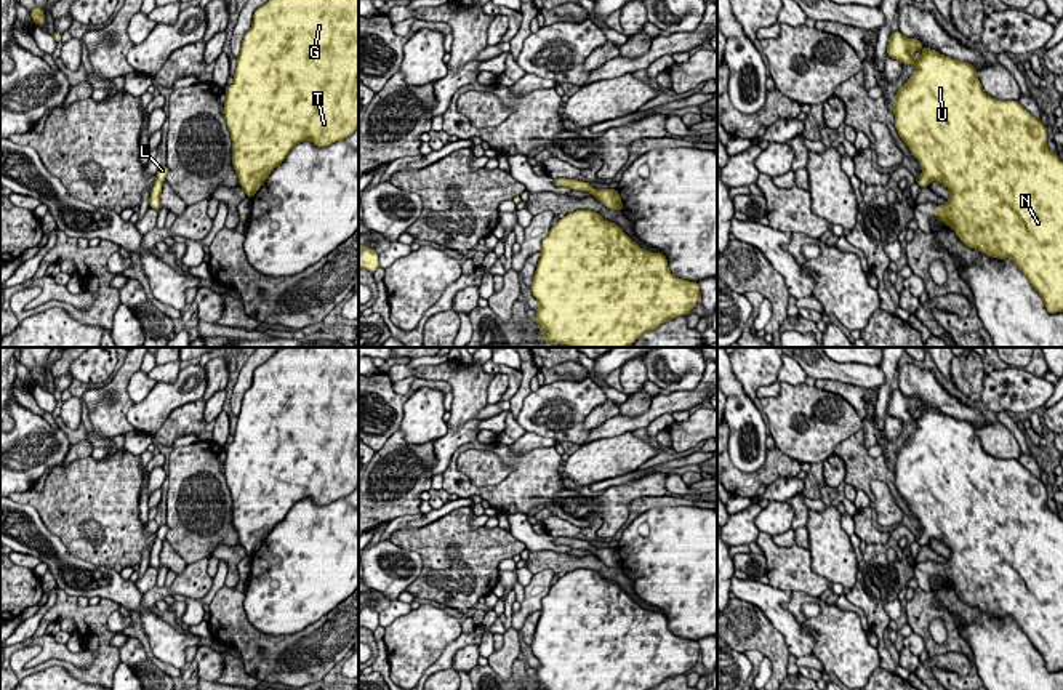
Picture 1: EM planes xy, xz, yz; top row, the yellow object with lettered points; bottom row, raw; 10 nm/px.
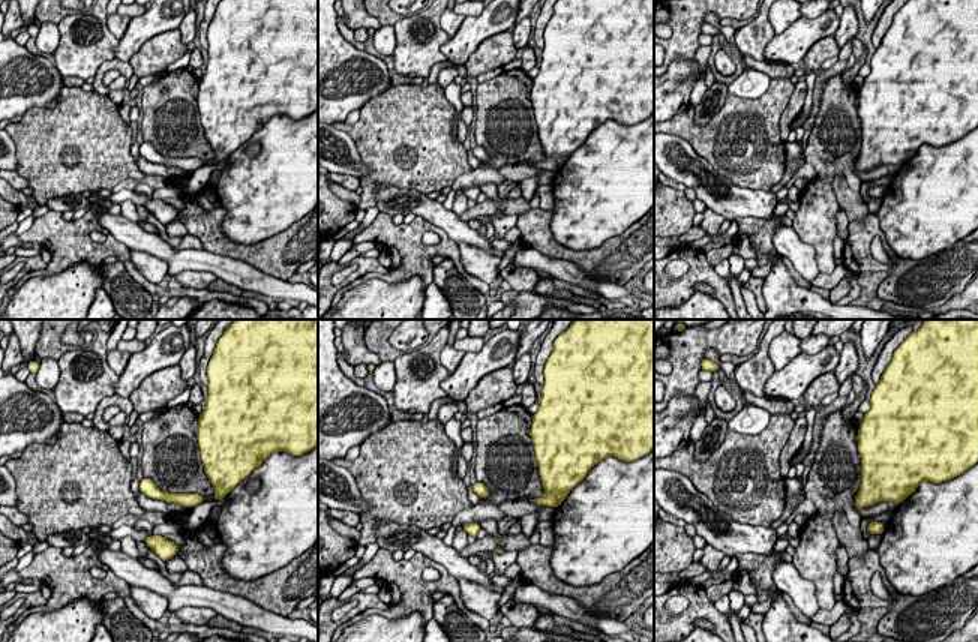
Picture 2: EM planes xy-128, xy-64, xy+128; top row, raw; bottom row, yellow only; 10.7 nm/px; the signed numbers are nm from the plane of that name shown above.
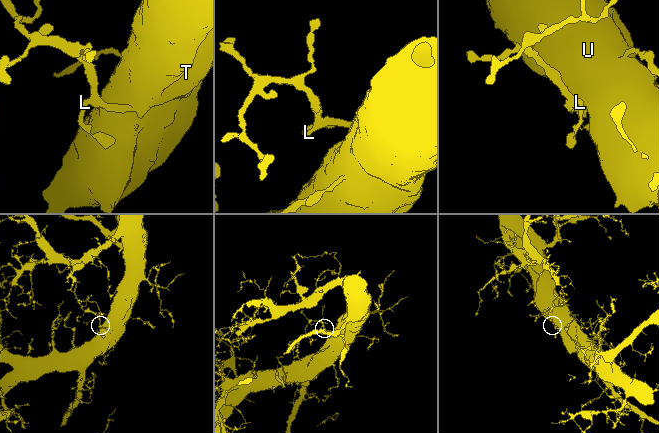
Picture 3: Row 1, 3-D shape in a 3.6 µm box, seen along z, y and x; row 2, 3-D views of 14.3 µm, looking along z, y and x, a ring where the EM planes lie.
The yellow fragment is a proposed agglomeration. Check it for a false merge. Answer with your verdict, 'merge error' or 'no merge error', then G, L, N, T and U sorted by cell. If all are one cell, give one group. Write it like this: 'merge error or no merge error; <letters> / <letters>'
no merge error; G L N T U

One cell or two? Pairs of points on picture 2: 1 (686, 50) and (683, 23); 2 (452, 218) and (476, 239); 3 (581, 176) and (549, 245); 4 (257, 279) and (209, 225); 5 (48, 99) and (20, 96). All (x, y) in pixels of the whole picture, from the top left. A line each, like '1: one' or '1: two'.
1: one
2: one
3: two
4: two
5: one

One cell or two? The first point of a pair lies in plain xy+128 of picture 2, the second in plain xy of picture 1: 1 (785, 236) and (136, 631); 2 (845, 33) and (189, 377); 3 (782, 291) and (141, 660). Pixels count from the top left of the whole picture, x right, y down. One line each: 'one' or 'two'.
1: two
2: two
3: two

